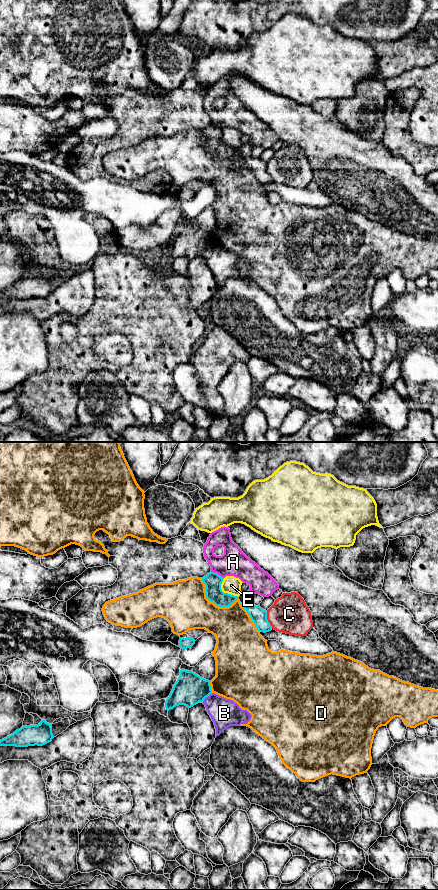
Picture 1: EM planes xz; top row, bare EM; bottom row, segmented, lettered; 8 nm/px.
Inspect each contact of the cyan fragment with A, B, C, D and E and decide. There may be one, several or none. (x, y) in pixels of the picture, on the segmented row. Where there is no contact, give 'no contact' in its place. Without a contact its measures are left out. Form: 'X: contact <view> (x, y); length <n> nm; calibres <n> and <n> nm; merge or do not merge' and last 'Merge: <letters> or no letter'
A: contact xz (216, 573); length 120 nm; calibres 140 and 220 nm; do not merge
B: contact xz (207, 696); length 110 nm; calibres 260 and 220 nm; do not merge
C: contact xz (267, 620); length 150 nm; calibres 130 and 320 nm; do not merge
D: contact xz (213, 602); length 340 nm; calibres 140 and 380 nm; do not merge
E: contact xz (223, 592); length 200 nm; calibres 140 and 140 nm; do not merge
Merge: no letter

